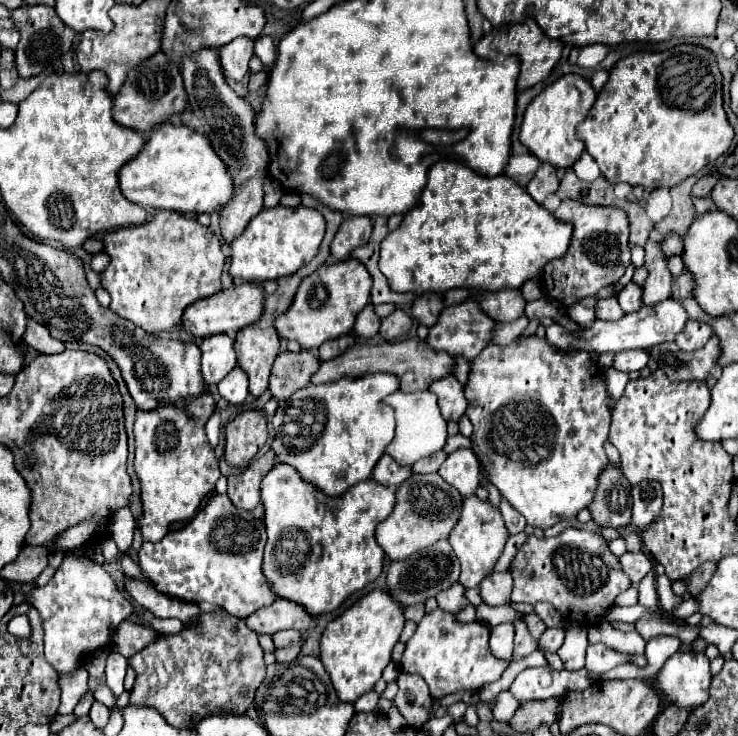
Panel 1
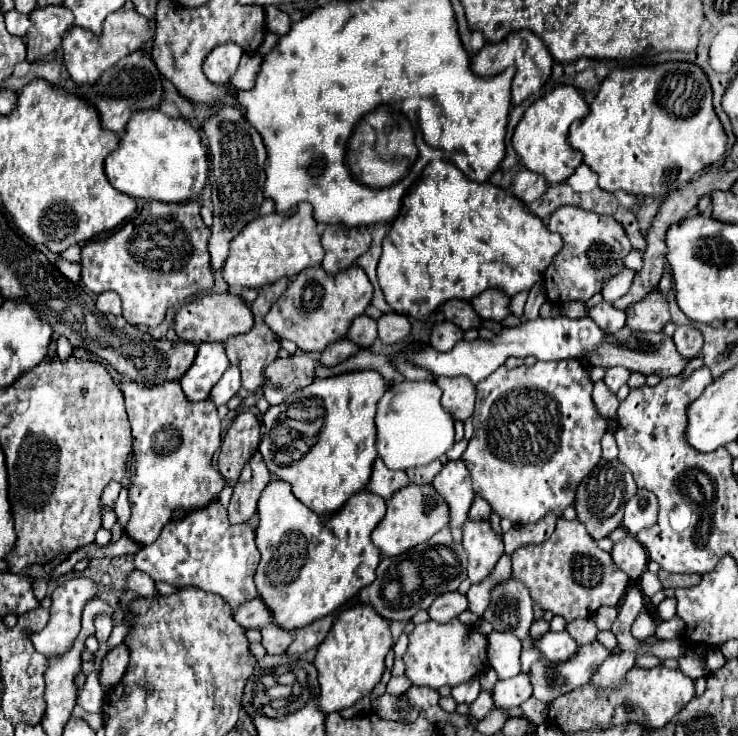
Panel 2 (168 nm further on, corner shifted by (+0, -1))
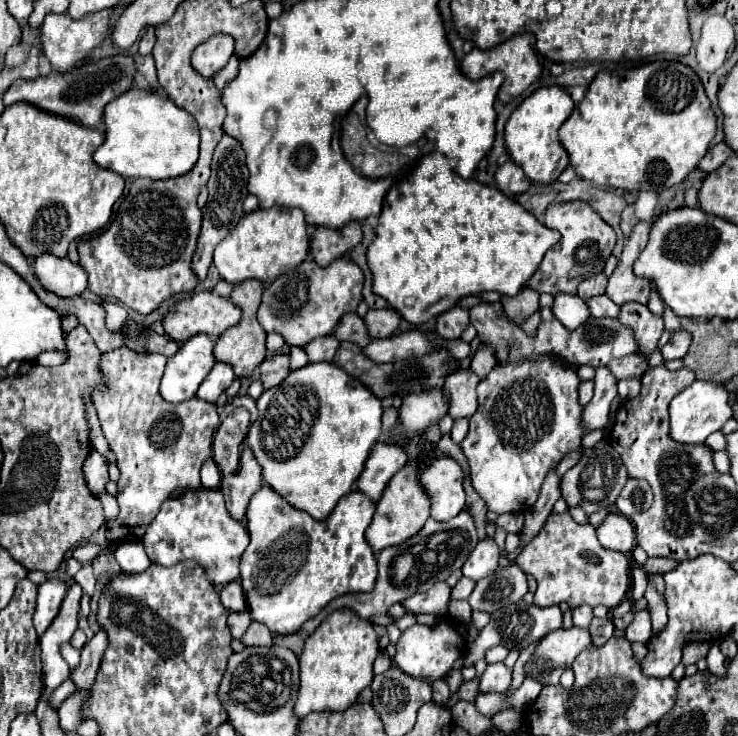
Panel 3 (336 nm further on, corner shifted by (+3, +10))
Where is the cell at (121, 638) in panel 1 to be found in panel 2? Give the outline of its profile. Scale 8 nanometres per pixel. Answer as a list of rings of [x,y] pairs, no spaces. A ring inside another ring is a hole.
[[[125,644],[115,646],[115,648],[105,656],[105,660],[103,660],[103,664],[101,664],[101,676],[99,676],[101,684],[103,684],[103,686],[115,686],[115,684],[121,680],[123,672],[127,670],[127,660],[129,660],[129,656],[127,656],[127,646],[125,646]]]

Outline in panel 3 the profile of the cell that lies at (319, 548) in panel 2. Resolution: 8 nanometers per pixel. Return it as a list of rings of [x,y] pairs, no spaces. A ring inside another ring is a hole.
[[[268,485],[260,487],[250,499],[250,507],[246,513],[250,545],[244,551],[240,563],[242,589],[252,611],[252,619],[264,623],[270,631],[280,635],[296,633],[296,629],[300,629],[304,621],[316,617],[320,609],[334,597],[344,593],[372,591],[376,581],[376,555],[368,545],[364,531],[370,525],[374,511],[374,501],[368,501],[368,497],[364,497],[364,493],[360,491],[350,491],[338,501],[330,517],[318,523],[308,513],[288,505],[288,501],[284,501],[284,497],[280,497],[280,493],[276,493],[274,489],[268,489]]]

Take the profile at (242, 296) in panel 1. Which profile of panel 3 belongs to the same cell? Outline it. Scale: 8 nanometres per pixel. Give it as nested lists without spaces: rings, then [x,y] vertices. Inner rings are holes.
[[[196,291],[190,297],[180,299],[174,307],[170,307],[168,315],[164,317],[164,331],[168,337],[176,339],[178,343],[184,343],[186,339],[190,339],[192,335],[204,333],[212,339],[220,337],[228,327],[236,325],[240,321],[242,313],[238,305],[232,305],[230,299],[216,295],[214,291]]]

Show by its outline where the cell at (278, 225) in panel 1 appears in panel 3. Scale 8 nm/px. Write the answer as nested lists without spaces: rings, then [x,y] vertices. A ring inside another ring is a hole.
[[[256,209],[244,215],[236,229],[214,249],[214,265],[220,277],[232,285],[246,279],[274,281],[282,273],[292,271],[296,265],[300,265],[308,257],[308,249],[308,225],[300,209]]]

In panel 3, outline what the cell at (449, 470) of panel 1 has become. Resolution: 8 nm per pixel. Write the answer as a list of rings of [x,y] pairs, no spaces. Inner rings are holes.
[[[438,457],[436,461],[432,461],[424,469],[424,473],[420,473],[420,483],[432,497],[432,519],[448,521],[448,519],[456,517],[460,511],[464,511],[464,507],[466,507],[466,493],[462,487],[464,475],[462,475],[460,465],[452,457]]]

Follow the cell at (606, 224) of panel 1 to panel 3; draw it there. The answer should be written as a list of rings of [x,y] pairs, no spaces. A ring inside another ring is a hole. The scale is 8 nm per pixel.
[[[570,201],[570,203],[556,203],[556,205],[548,205],[546,209],[546,227],[556,229],[562,239],[558,241],[558,245],[554,245],[552,249],[548,249],[548,253],[544,255],[540,267],[536,269],[536,273],[528,279],[526,287],[536,289],[538,293],[550,293],[550,295],[558,295],[558,293],[576,293],[578,285],[590,277],[596,275],[604,269],[608,257],[612,255],[612,249],[616,245],[616,233],[614,229],[584,201]]]

